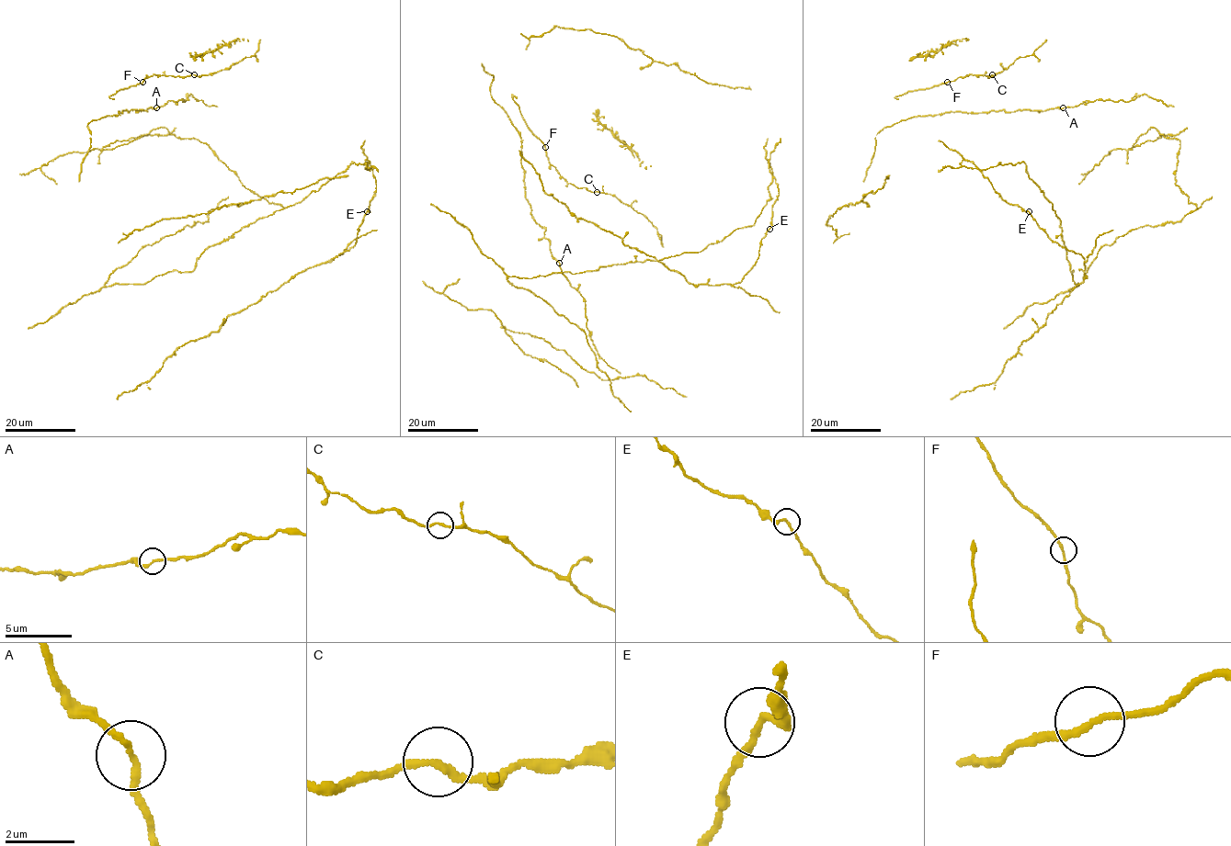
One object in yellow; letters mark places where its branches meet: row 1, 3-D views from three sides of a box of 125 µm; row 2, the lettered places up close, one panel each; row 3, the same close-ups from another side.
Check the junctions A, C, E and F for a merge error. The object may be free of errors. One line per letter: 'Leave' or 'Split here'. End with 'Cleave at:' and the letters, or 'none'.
A: Leave
C: Leave
E: Leave
F: Leave
Cleave at: none

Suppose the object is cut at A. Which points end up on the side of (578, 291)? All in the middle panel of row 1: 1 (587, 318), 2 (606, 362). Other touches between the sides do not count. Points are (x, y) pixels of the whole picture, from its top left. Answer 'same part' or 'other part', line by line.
1: same part
2: same part

